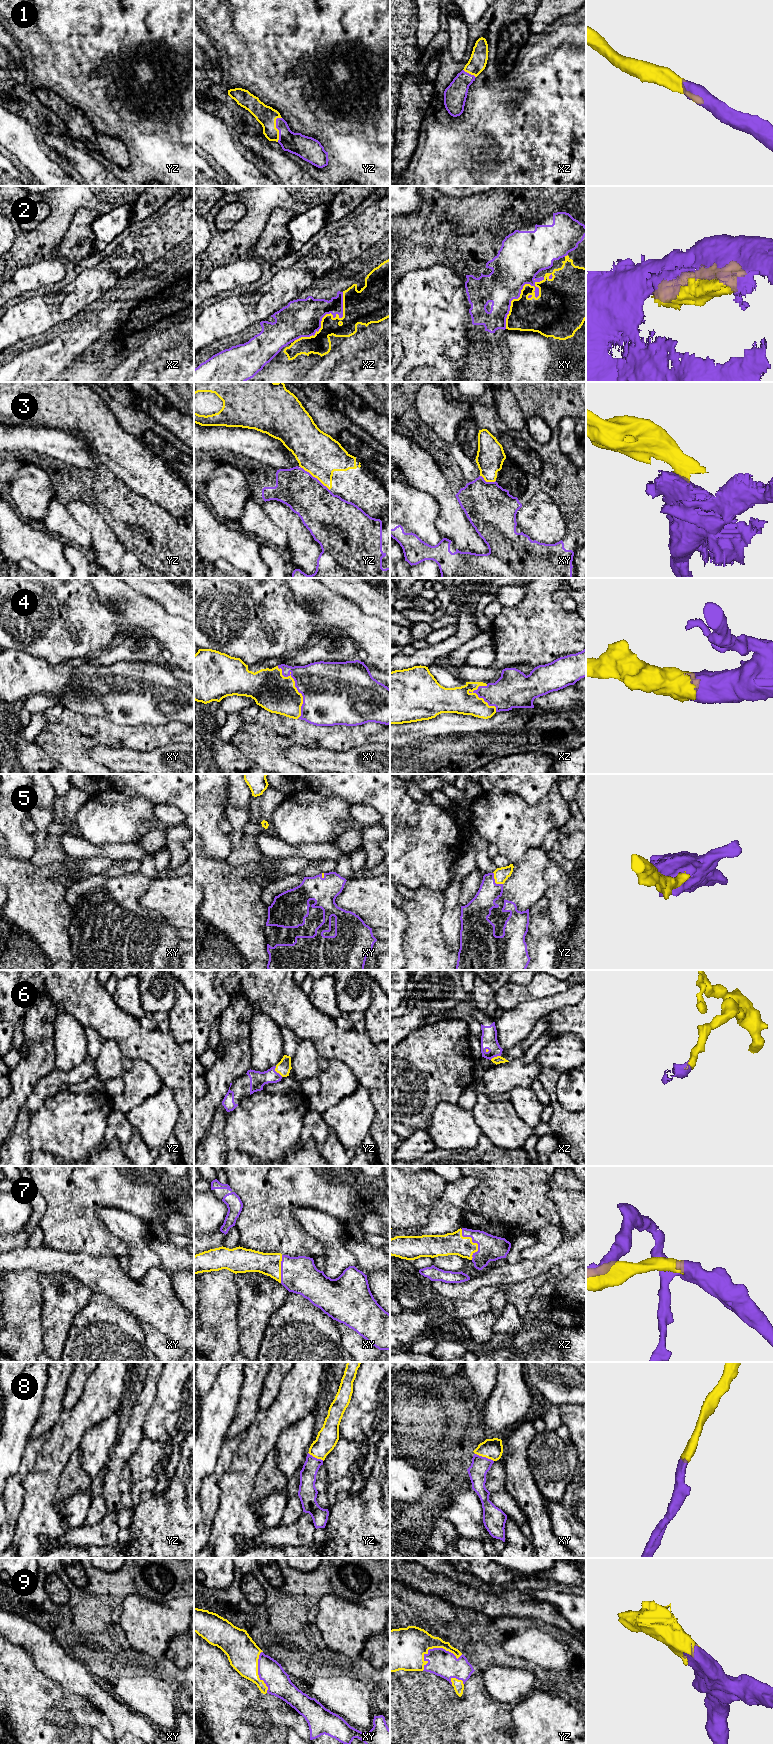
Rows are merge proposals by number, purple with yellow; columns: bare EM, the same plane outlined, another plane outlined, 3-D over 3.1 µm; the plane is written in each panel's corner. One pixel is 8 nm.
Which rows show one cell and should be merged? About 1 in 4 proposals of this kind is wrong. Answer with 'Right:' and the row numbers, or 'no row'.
Right: 1, 4, 5, 6, 7, 8, 9

